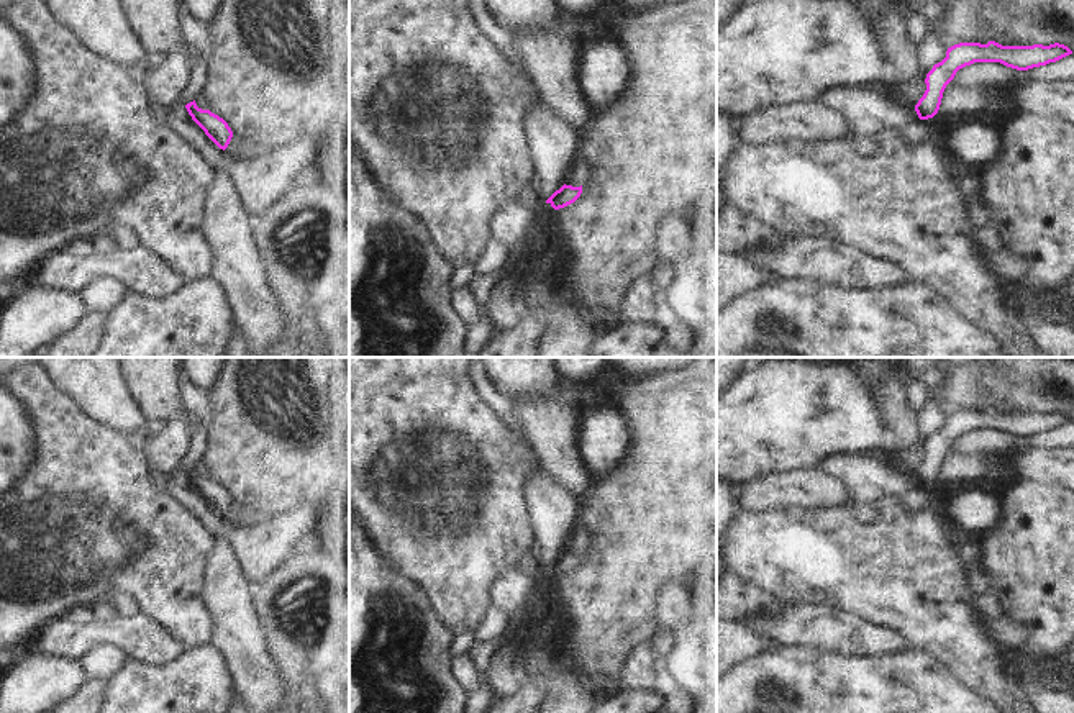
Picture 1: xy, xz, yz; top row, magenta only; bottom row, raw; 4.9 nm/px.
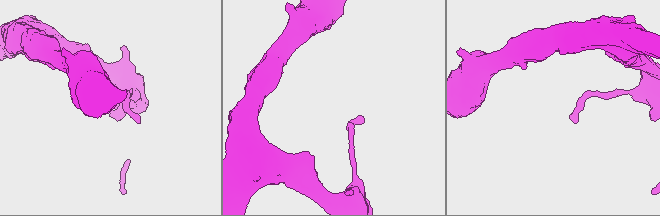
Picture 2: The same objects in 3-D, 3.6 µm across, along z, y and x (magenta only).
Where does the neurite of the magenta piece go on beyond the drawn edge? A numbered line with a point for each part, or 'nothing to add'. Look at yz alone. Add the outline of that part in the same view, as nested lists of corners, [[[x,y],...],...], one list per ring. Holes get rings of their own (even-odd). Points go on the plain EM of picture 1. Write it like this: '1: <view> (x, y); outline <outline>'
nothing to add

